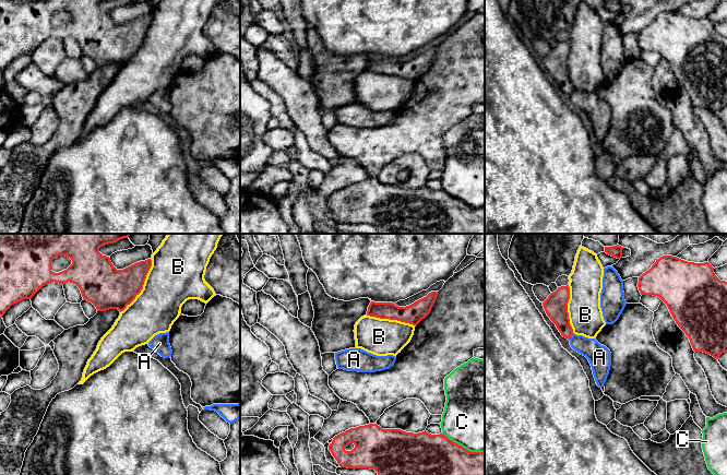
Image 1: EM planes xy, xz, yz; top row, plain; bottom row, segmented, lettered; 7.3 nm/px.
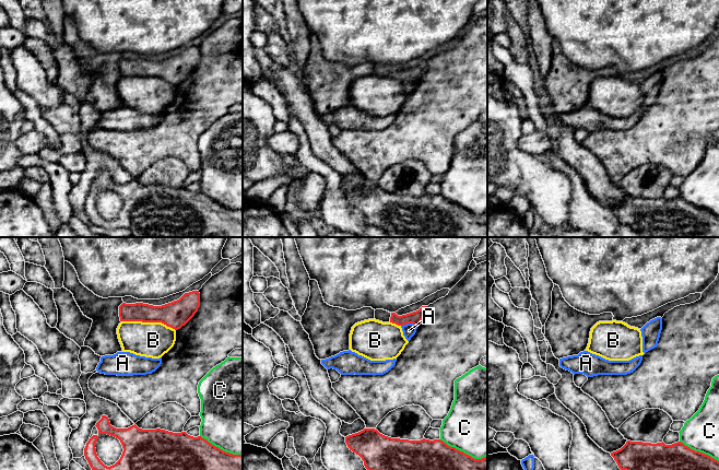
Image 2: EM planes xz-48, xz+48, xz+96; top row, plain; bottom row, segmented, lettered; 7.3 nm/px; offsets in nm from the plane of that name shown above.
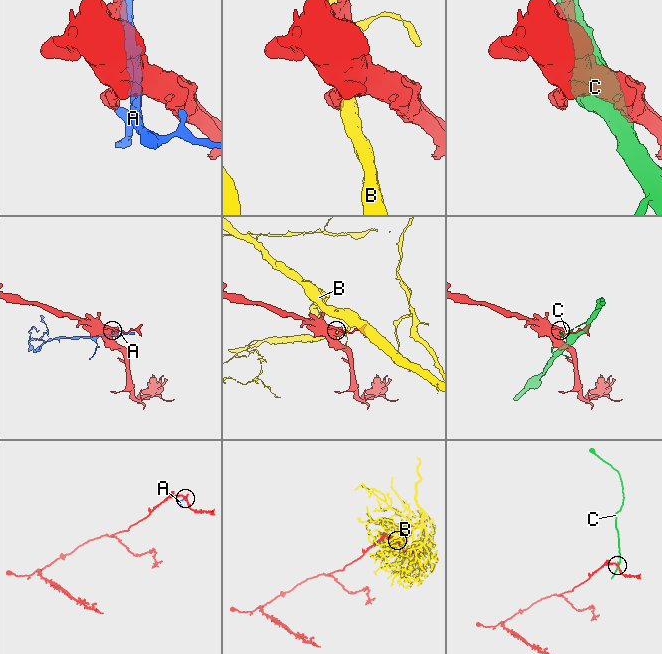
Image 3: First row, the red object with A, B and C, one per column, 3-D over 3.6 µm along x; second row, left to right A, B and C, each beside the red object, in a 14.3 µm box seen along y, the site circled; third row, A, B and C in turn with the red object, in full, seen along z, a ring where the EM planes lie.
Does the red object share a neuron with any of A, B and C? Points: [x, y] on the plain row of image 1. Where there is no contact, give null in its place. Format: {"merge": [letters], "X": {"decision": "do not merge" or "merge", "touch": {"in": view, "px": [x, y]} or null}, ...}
{"merge": [], "A": {"decision": "do not merge", "touch": {"in": "yz", "px": [571, 92]}}, "B": {"decision": "do not merge", "touch": {"in": "xy", "px": [142, 42]}}, "C": {"decision": "do not merge", "touch": {"in": "xz", "px": [462, 202]}}}

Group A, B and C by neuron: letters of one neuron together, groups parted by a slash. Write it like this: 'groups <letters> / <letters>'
groups A / B / C

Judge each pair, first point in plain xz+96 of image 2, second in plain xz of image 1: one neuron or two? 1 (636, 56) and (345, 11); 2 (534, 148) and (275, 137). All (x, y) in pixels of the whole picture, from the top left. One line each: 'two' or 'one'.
1: one
2: one

